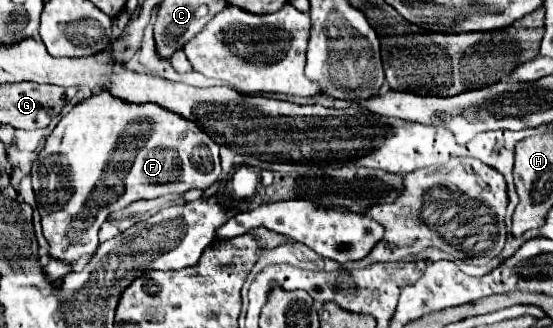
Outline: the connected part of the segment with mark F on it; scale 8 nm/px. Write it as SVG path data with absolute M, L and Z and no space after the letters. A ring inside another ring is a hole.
M106 90L92 94L58 122L32 166L32 186L38 202L38 212L42 216L43 235L50 246L50 258L68 264L76 264L80 258L92 256L96 252L98 230L110 212L126 208L136 200L148 200L162 194L182 194L192 188L206 190L218 178L218 144L194 122L166 112L156 104L130 104L118 100ZM194 148L198 148L198 168L194 168Z

